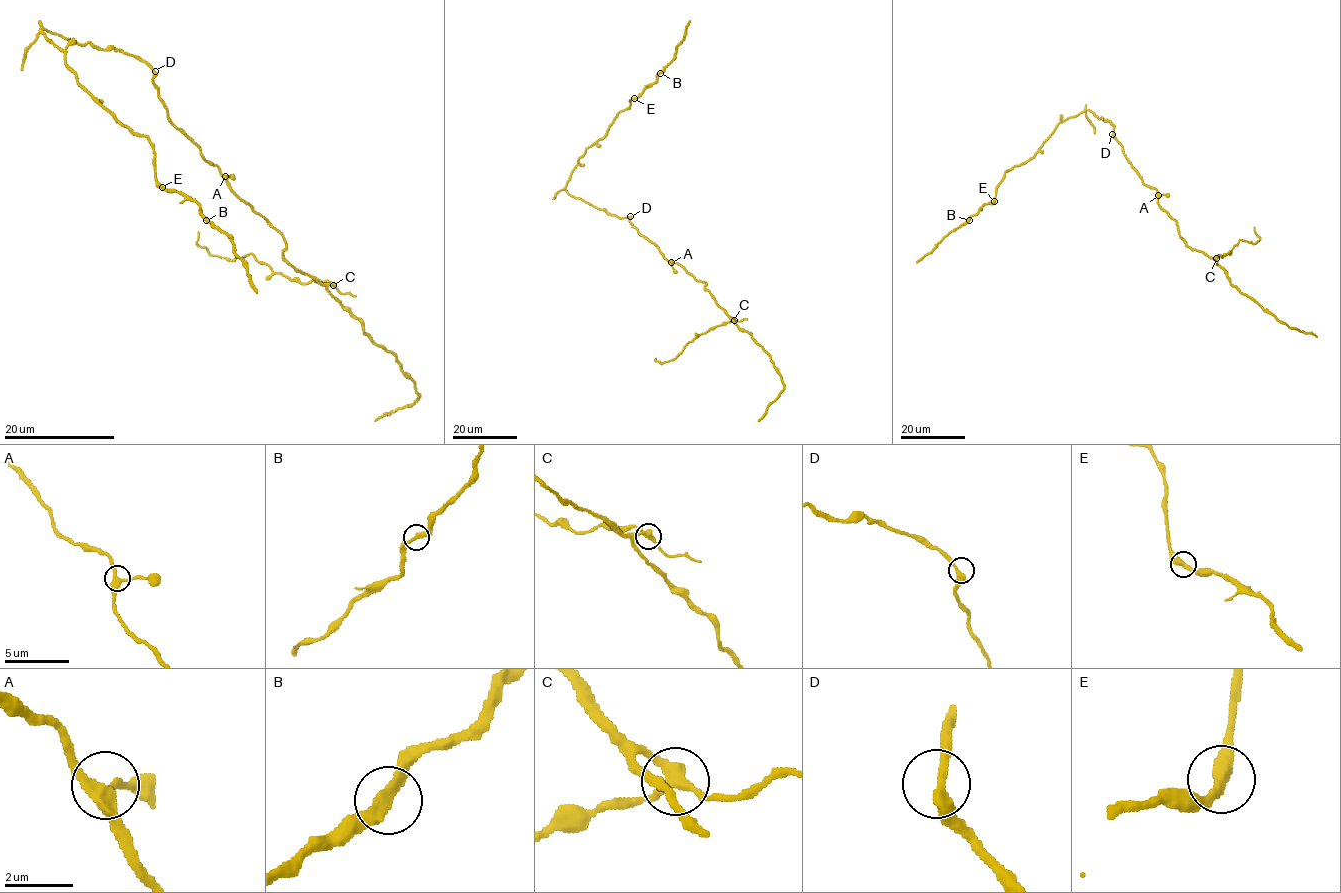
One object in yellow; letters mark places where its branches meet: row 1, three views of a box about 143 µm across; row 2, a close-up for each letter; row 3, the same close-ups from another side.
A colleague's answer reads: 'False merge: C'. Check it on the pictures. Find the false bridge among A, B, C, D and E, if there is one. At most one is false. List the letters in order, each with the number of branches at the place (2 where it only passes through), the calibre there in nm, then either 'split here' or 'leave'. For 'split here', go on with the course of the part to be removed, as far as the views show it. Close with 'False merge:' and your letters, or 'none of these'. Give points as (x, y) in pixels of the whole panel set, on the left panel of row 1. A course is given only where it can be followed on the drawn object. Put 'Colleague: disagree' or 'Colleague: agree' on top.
Colleague: agree
A: branches 3; calibre 320 nm; leave
B: branches 2; calibre 360 nm; leave
C: branches 3; calibre 280 nm; split here; course (333, 285), (328, 281), (289, 280), (259, 262), (252, 253), (231, 260), (213, 256), (196, 242), (198, 231)
D: branches 2; calibre 340 nm; leave
E: branches 2; calibre 400 nm; leave
False merge: C

